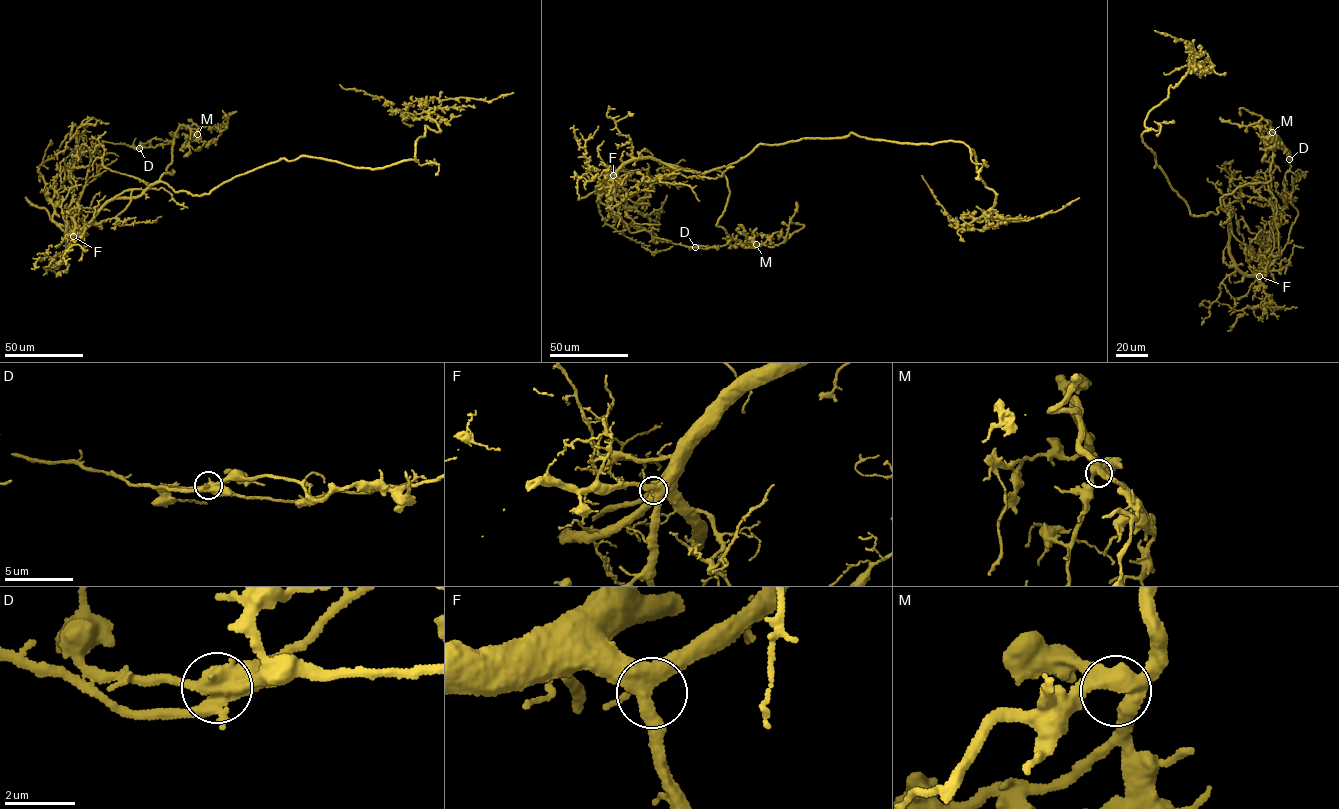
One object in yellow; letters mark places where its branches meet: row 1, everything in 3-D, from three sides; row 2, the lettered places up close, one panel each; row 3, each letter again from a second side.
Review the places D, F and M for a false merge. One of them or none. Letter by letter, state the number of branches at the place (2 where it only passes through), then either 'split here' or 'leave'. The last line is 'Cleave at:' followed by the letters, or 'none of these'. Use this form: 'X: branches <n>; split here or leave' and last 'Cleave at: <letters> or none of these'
D: branches 5; leave
F: branches 4; leave
M: branches 4; leave
Cleave at: none of these

